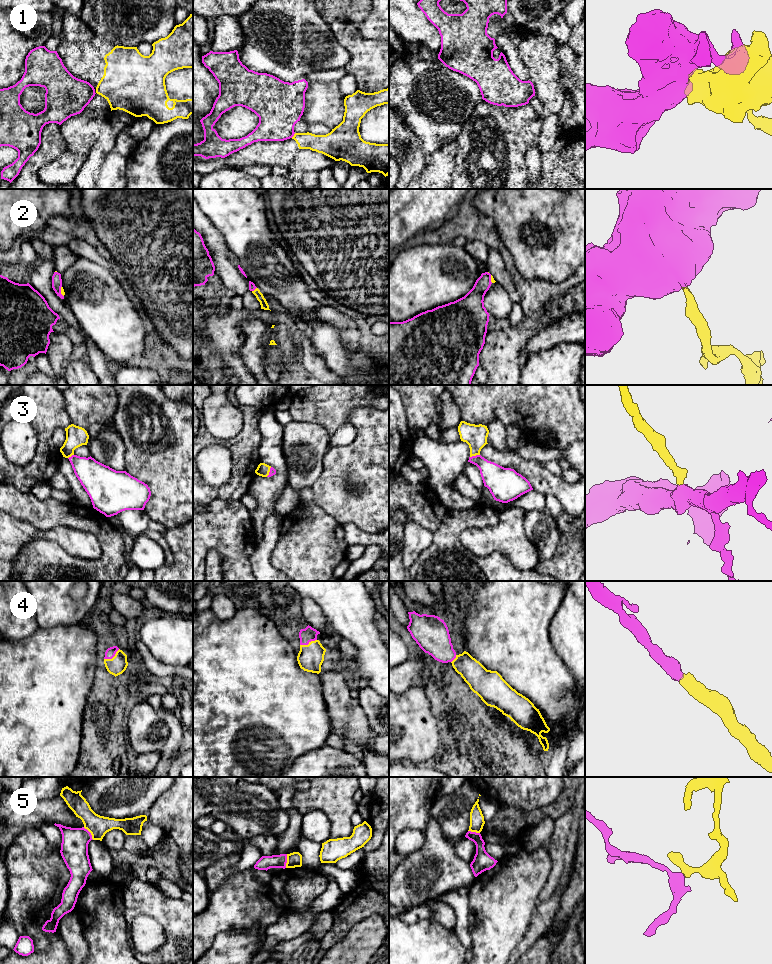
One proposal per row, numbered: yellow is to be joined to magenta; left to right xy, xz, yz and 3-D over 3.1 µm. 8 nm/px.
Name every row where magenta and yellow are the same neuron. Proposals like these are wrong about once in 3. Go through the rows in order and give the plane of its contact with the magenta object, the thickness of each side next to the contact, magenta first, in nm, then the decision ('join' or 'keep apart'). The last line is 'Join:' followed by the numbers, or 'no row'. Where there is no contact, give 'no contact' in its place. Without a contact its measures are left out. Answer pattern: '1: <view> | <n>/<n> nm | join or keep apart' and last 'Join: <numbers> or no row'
1: xz | 360/140 nm | keep apart
2: xy | 80/30 nm | join
3: yz | 220/180 nm | join
4: xz | 120/200 nm | join
5: xy | 220/170 nm | keep apart
Join: 2, 3, 4

